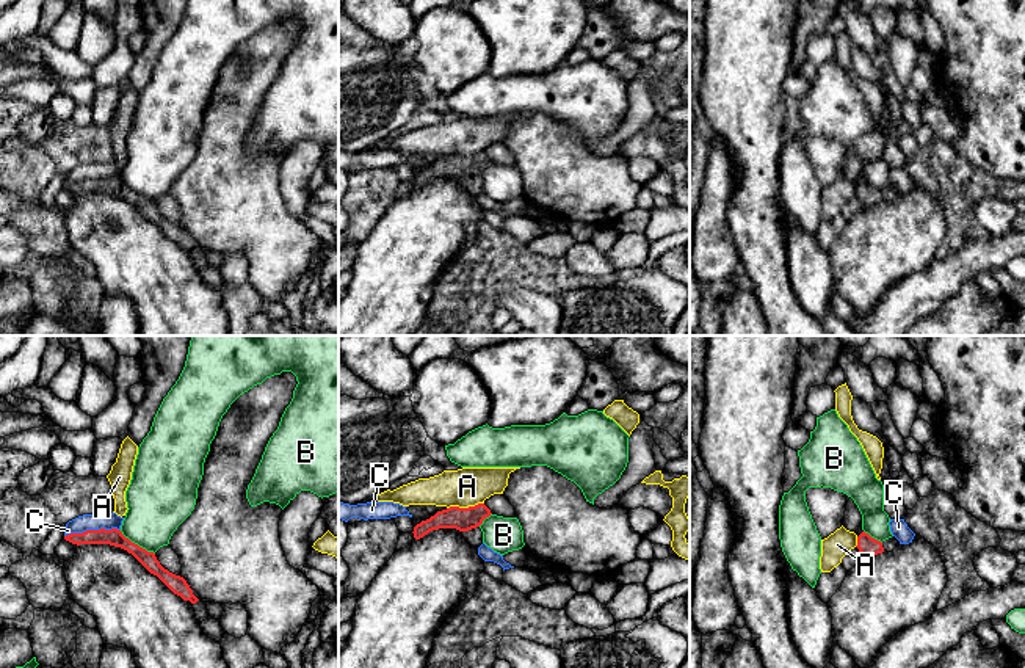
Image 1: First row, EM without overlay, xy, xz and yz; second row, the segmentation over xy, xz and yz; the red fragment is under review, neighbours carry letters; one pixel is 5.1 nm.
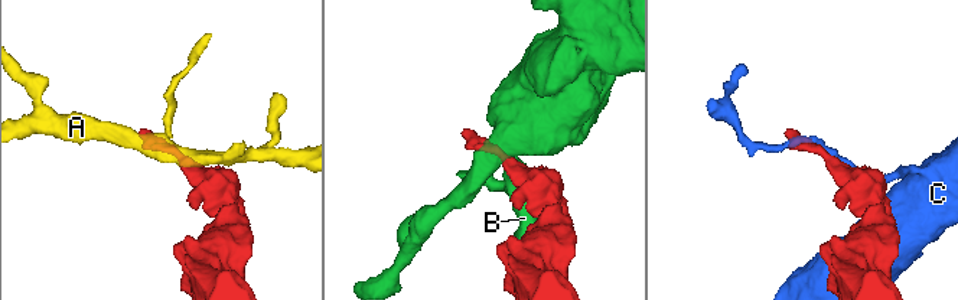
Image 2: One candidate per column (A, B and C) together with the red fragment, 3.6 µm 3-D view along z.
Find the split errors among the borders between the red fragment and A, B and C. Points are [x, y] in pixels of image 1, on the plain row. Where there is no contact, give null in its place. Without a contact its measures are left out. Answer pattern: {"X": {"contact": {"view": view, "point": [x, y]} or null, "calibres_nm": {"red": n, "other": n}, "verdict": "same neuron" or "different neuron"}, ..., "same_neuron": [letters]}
{"A": {"contact": {"view": "xz", "point": [464, 157]}, "calibres_nm": {"red": 120, "other": 200}, "verdict": "different neuron"}, "B": {"contact": {"view": "xy", "point": [137, 193]}, "calibres_nm": {"red": 90, "other": 320}, "verdict": "different neuron"}, "C": {"contact": {"view": "xy", "point": [91, 179]}, "calibres_nm": {"red": 90, "other": 90}, "verdict": "different neuron"}, "same_neuron": []}

